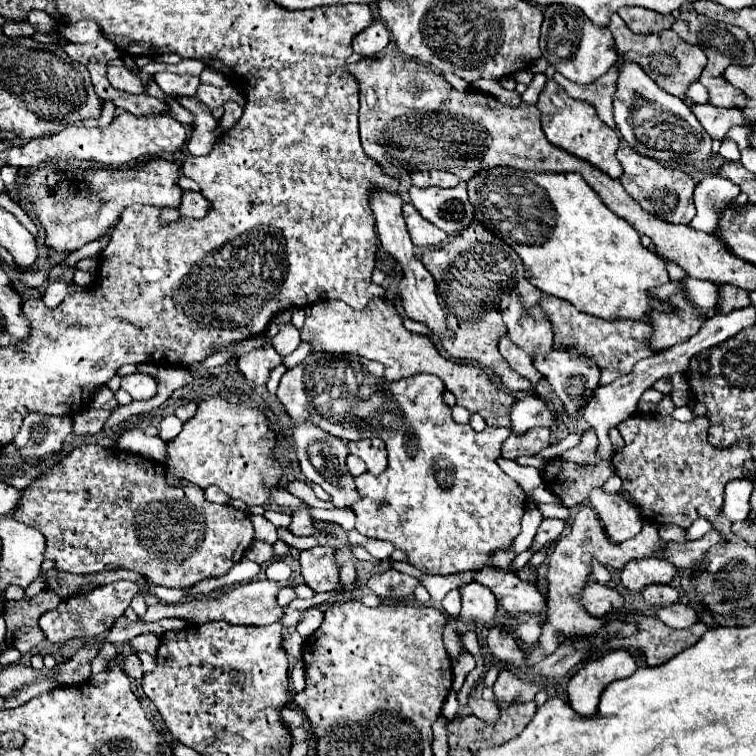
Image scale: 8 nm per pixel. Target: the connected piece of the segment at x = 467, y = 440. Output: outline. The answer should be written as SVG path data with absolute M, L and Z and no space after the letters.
M310 353L304 363L296 365L294 369L288 369L282 379L280 379L280 387L278 387L278 399L282 401L284 409L288 411L288 415L292 419L310 419L310 421L316 421L316 425L320 425L324 431L332 433L334 437L340 437L340 439L372 439L372 437L380 437L386 447L388 447L388 469L378 475L378 477L372 477L368 473L360 475L354 479L356 483L356 489L358 489L358 495L360 499L352 505L352 511L356 515L356 529L366 535L366 537L372 537L372 539L386 539L386 541L392 541L396 549L404 551L406 553L406 561L410 565L414 565L420 573L440 573L440 575L450 575L450 573L460 573L460 571L470 571L470 569L482 569L486 563L490 565L496 565L496 567L510 567L512 559L516 557L514 553L508 553L504 551L512 539L520 533L520 519L524 515L524 501L526 501L526 495L522 493L522 489L518 487L516 481L512 481L502 469L500 465L496 463L496 459L500 457L500 447L502 443L506 441L506 437L510 435L510 431L506 427L486 427L482 433L476 433L472 427L468 425L458 425L454 419L452 419L452 413L450 413L450 407L444 403L444 383L440 377L436 375L414 375L414 377L406 377L406 379L398 379L398 381L388 381L384 379L384 365L380 363L374 363L374 361L368 361L368 359L362 359L362 363L354 363L354 361L344 361L344 359L338 359L338 355L334 353Z

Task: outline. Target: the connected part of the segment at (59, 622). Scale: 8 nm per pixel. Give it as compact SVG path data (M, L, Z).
M115 581L110 585L98 587L84 597L66 599L54 611L44 613L40 617L40 629L44 631L46 638L51 643L74 638L96 637L96 635L112 629L114 621L124 615L130 601L134 599L134 595L138 595L138 587L132 581Z

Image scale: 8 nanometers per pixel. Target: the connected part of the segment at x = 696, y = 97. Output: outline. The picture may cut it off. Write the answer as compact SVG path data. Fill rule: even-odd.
M692 83L688 89L686 89L686 97L694 103L706 103L706 89L700 85L700 83Z

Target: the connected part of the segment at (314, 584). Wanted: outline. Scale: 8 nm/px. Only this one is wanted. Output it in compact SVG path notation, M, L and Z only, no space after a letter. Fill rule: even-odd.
M318 545L302 551L300 573L308 587L314 591L332 591L338 587L338 561L332 545Z

